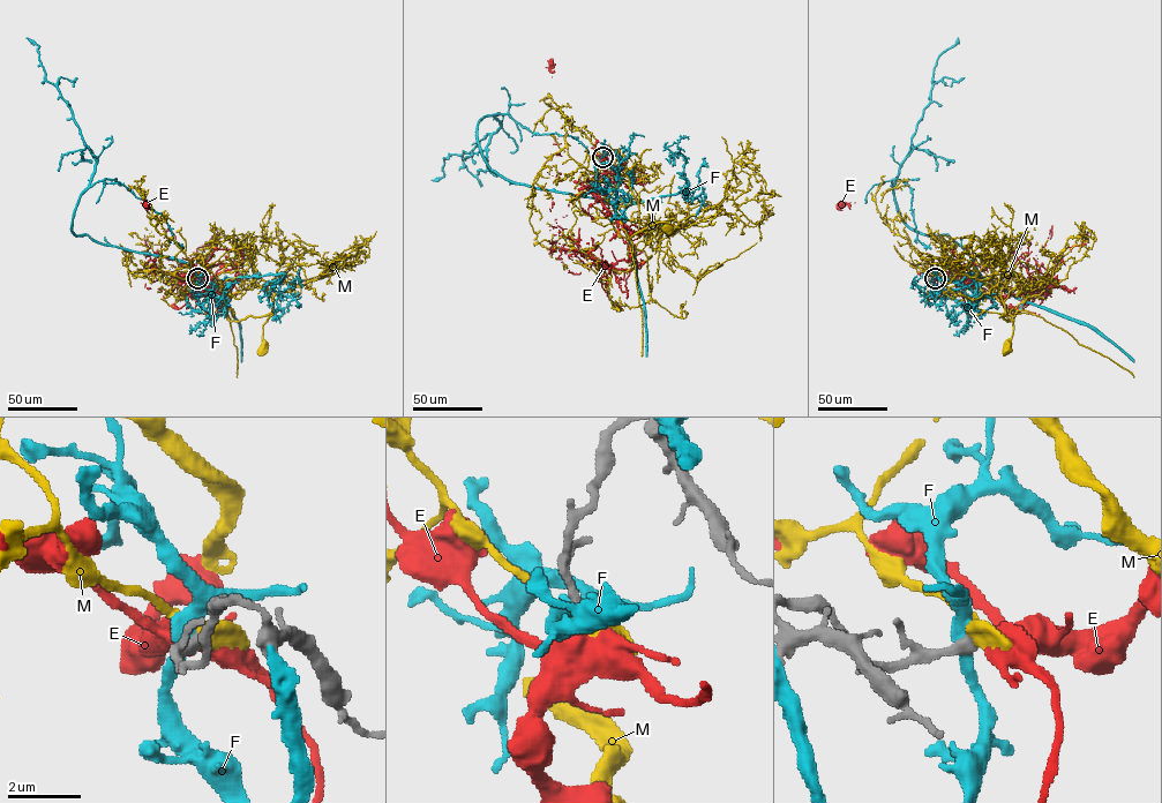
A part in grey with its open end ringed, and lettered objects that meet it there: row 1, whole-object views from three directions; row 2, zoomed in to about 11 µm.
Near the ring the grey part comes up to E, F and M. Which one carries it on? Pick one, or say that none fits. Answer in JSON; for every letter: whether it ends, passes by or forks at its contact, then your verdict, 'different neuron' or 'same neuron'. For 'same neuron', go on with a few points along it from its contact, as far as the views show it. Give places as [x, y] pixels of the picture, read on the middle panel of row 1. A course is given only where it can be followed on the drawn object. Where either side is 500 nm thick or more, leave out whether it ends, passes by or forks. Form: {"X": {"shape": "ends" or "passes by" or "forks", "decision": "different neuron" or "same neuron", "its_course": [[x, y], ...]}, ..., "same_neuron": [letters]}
{"E": {"decision": "same neuron", "its_course": [[602, 157], [605, 172], [582, 182], [627, 229], [634, 256], [606, 264], [555, 242], [555, 220], [569, 204]]}, "F": {"shape": "passes by", "decision": "different neuron"}, "M": {"shape": "passes by", "decision": "different neuron"}, "same_neuron": ["E"]}

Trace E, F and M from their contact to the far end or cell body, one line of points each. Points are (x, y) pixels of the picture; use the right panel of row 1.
E: (935, 278), (951, 271), (1001, 299), (1037, 285), (1042, 291), (1034, 293), (1020, 267), (1019, 274), (982, 297)
F: (934, 279), (939, 291), (984, 279), (949, 235), (913, 231), (893, 189), (936, 60), (958, 38)
M: (935, 279), (935, 269), (1016, 309), (1011, 321), (999, 316), (1013, 321), (1005, 350)

